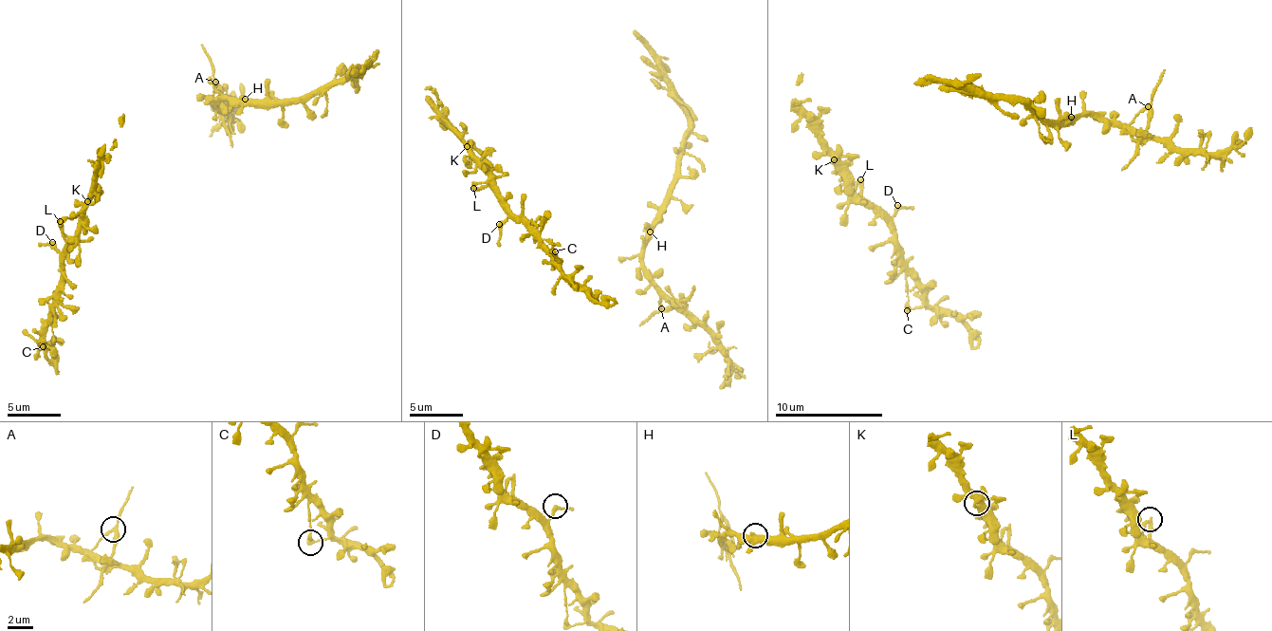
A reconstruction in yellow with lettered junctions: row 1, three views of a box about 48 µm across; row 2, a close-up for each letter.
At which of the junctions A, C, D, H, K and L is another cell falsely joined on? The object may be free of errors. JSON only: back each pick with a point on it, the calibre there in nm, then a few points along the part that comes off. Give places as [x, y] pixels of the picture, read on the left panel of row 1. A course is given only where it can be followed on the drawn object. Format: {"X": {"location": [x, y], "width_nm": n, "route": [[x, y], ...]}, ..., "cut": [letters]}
{"A": {"location": [215, 82], "width_nm": 220, "route": [[214, 83], [224, 103], [224, 126], [231, 147]]}, "cut": ["A"]}

